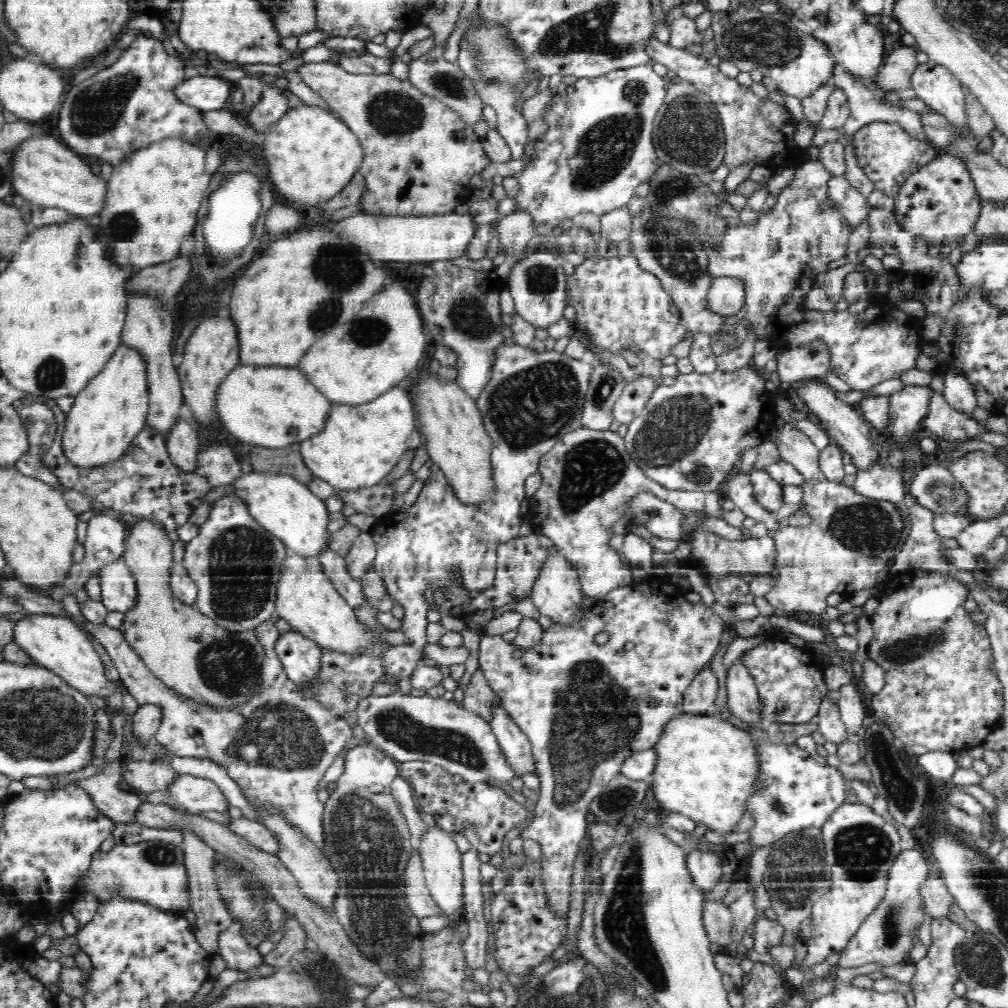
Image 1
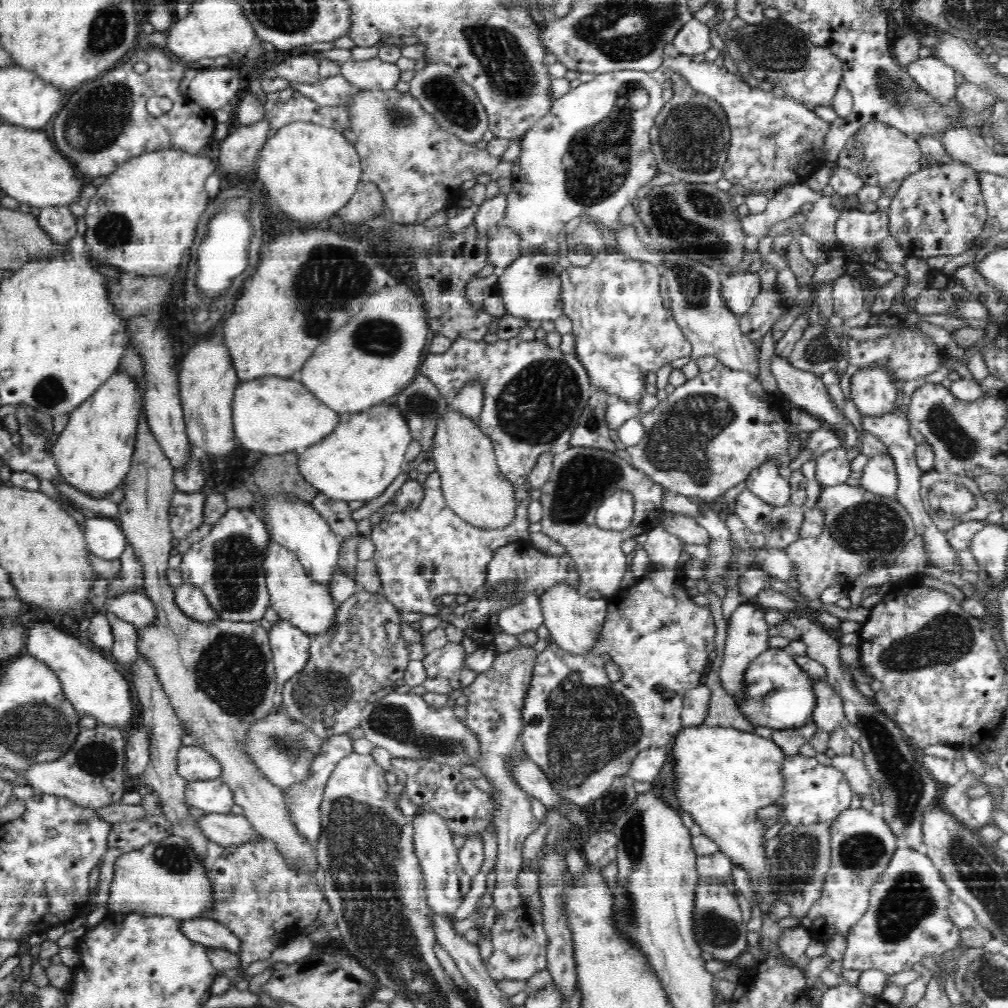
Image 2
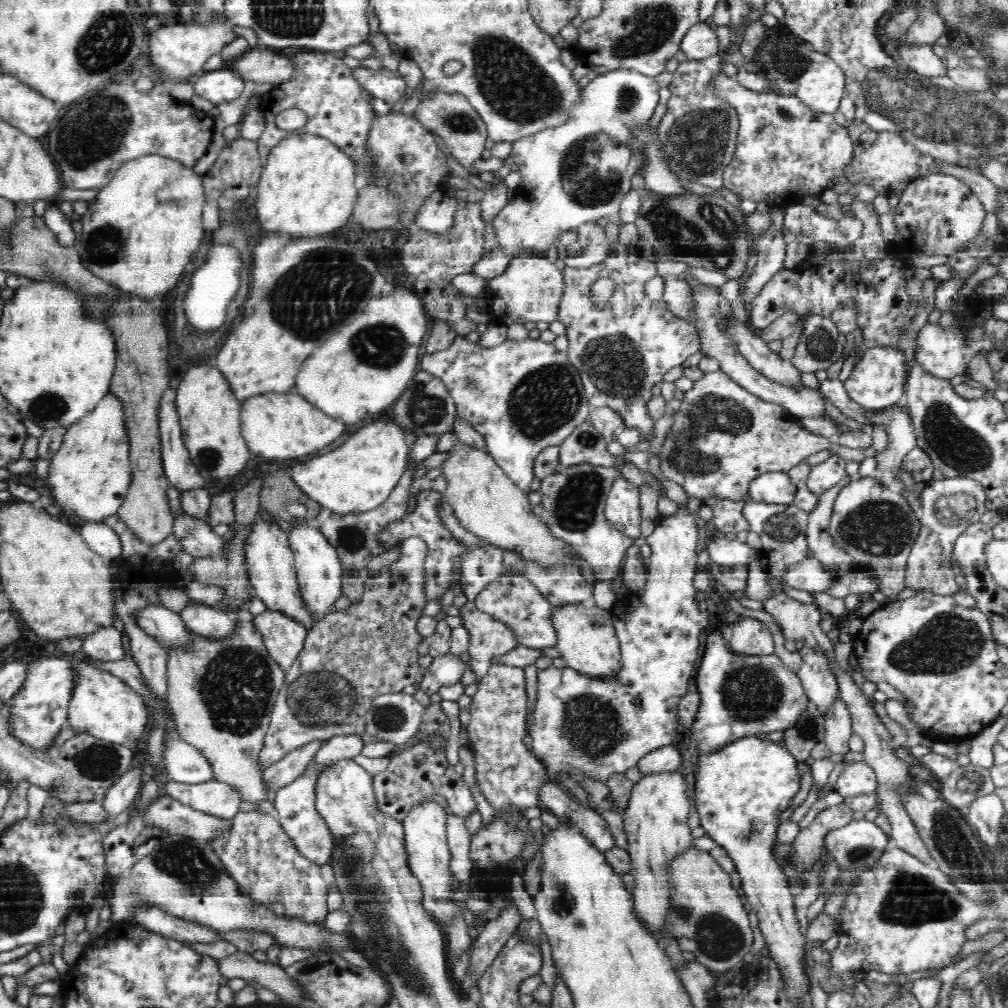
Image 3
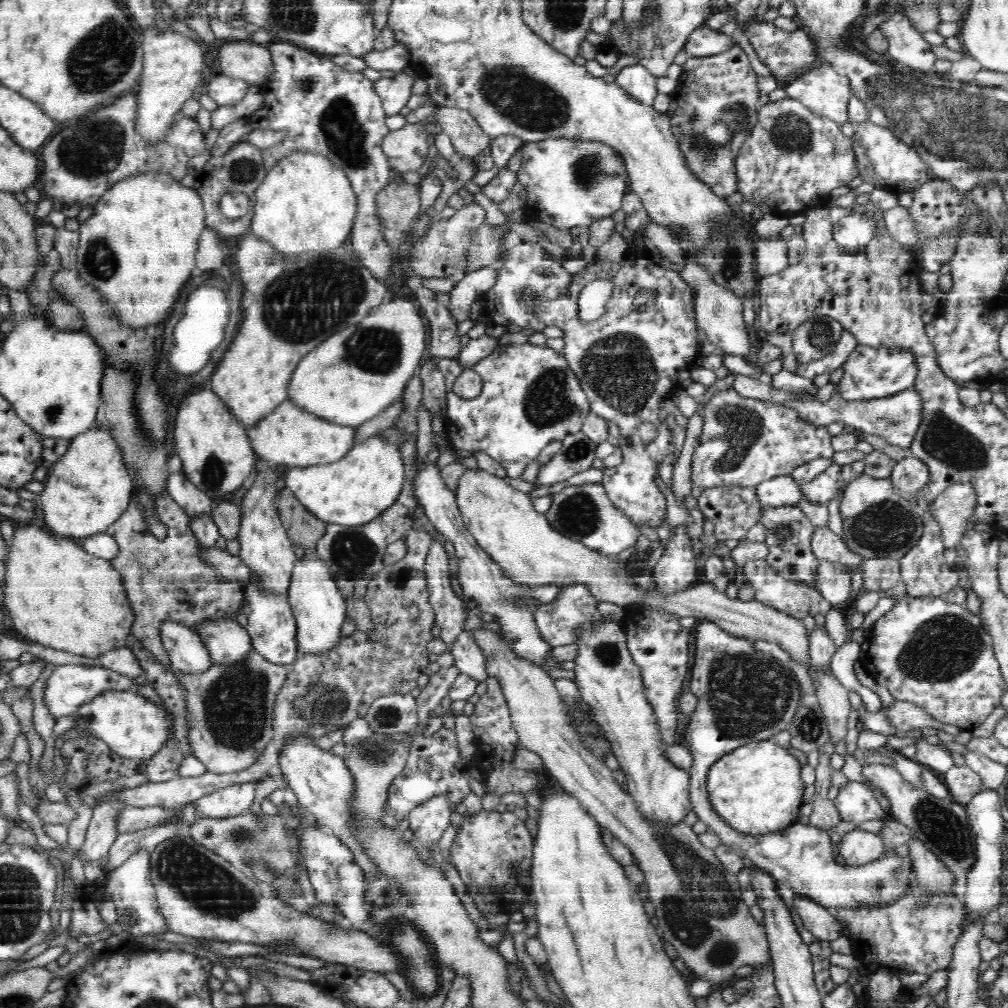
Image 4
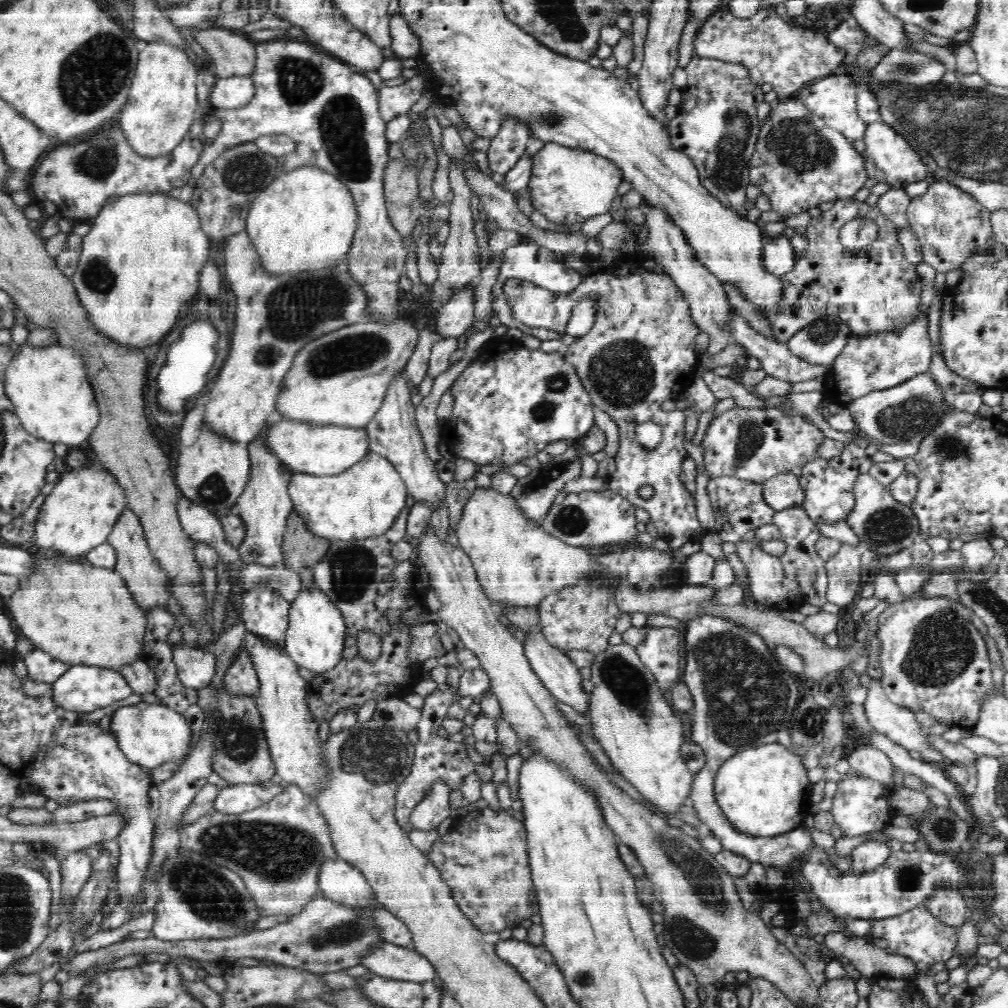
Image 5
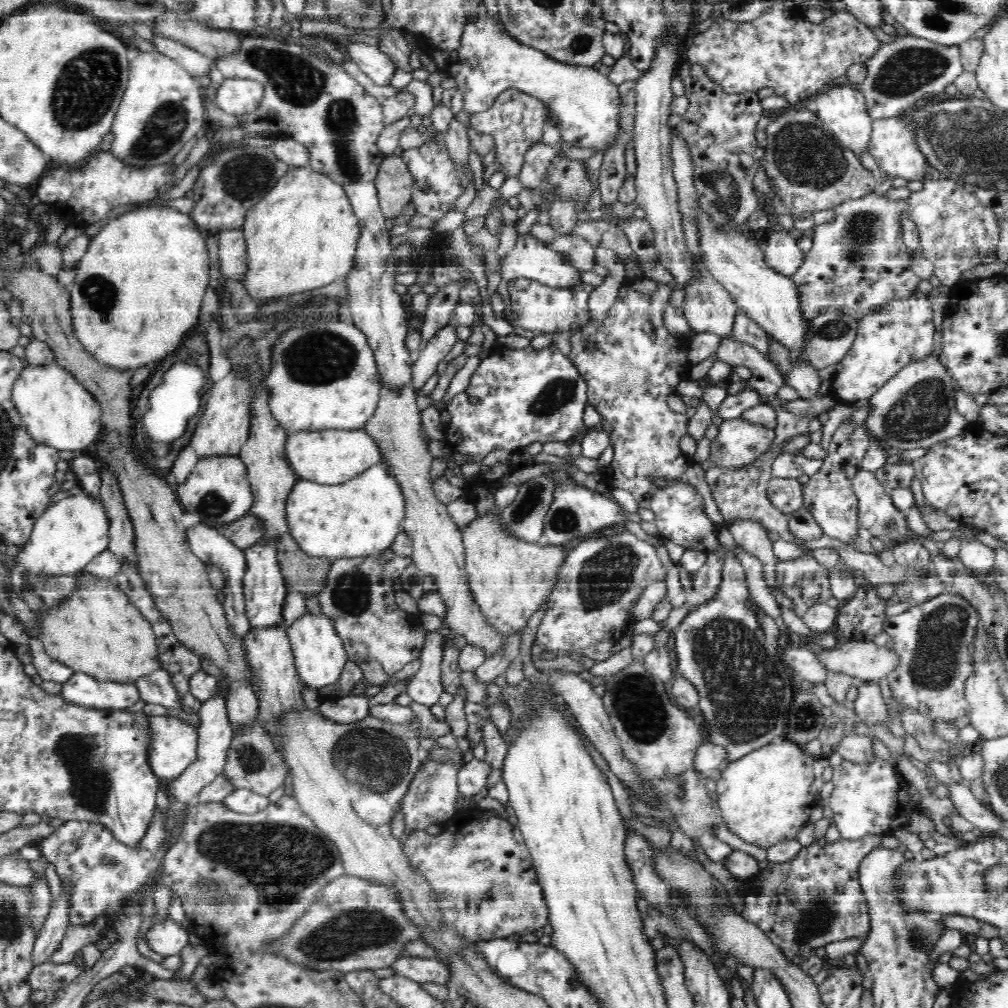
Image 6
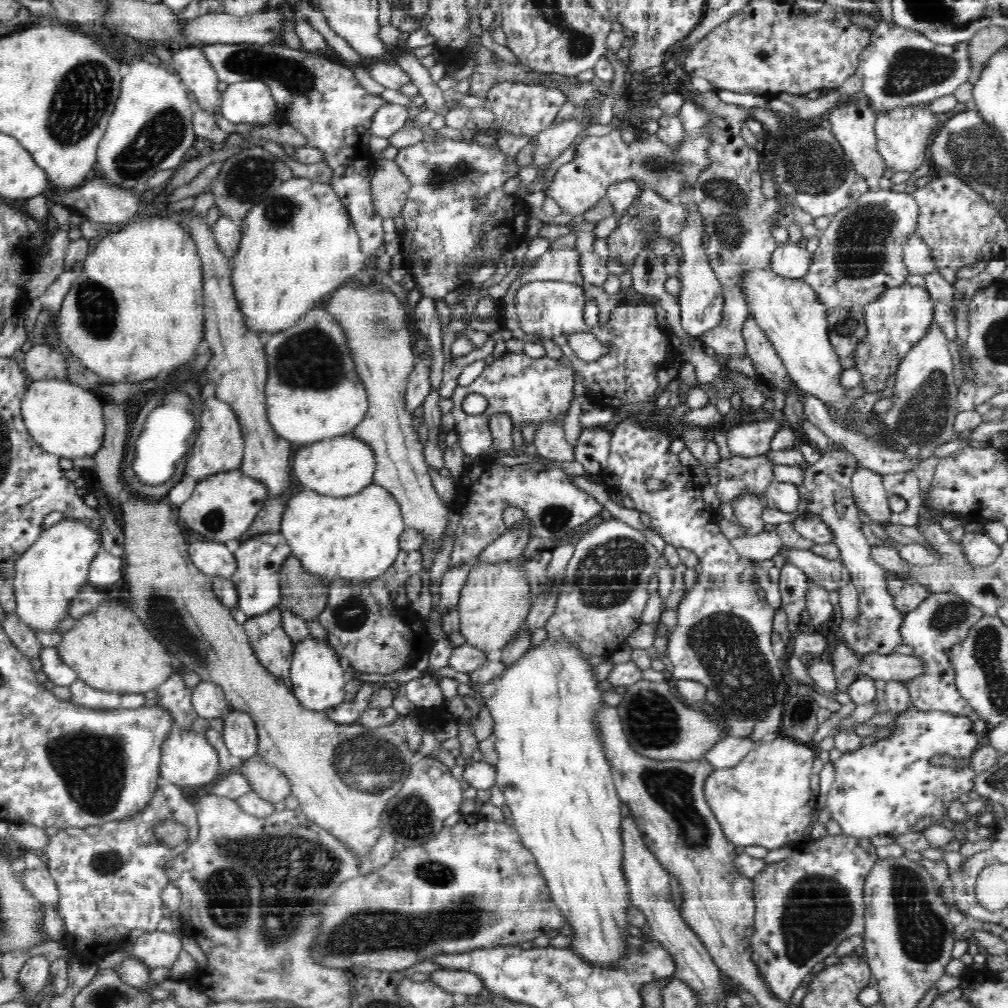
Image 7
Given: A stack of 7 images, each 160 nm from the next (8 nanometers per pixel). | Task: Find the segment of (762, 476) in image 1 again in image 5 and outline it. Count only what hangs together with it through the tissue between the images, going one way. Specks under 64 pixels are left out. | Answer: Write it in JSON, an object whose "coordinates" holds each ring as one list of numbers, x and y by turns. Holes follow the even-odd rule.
{"coordinates":[[792,473,773,476,761,484,764,500,775,511,802,506,805,499,804,485]]}

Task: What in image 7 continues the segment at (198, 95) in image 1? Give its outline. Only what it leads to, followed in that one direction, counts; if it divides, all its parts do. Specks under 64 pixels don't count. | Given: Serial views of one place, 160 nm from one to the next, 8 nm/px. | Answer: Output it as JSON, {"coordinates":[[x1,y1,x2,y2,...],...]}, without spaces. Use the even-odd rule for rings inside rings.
{"coordinates":[[260,80,237,81,220,94,223,116,233,123,267,125,278,117,271,90]]}

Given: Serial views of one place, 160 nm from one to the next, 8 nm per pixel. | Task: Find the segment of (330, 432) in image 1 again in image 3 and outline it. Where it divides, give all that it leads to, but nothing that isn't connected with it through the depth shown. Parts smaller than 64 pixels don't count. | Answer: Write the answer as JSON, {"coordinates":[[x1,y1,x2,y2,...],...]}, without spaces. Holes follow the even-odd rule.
{"coordinates":[[378,414,364,419,359,429,334,450,292,466,296,484,321,506,334,512,364,512,378,508,398,484,410,464,406,430]]}

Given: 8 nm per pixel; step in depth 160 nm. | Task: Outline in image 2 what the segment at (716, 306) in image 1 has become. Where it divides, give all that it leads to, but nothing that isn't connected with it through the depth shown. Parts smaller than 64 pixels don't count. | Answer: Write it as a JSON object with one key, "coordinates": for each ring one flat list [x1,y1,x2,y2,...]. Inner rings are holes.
{"coordinates":[[755,275,722,276,720,293,724,307,734,315,745,314,760,294,760,286]]}

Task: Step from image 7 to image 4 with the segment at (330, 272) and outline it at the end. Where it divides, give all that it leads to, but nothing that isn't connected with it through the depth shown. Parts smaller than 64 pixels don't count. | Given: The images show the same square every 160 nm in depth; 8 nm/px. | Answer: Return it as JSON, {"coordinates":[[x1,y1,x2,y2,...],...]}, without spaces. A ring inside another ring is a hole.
{"coordinates":[[294,148,292,152,284,153,276,160,276,164,267,171,264,180,256,188,248,220,252,234,267,240,280,252,297,254,308,250,330,250,347,242,356,217,357,196,346,169,330,156,315,152,315,149]]}

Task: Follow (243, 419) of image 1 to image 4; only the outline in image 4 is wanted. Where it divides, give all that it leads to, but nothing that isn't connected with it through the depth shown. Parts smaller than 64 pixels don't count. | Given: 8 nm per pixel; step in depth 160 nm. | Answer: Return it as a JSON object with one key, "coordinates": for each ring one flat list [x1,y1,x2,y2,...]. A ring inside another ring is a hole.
{"coordinates":[[289,398,278,404,276,409,265,414,261,420,245,427,245,431,255,456,280,467,286,465,302,467,338,460,356,443,353,439,355,429,352,426,343,426,322,419,312,412,304,411]]}

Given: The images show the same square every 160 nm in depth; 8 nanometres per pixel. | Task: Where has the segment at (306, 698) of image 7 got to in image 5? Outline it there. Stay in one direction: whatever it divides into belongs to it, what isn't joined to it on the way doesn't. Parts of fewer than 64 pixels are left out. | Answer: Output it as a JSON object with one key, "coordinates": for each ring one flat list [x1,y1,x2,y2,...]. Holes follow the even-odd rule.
{"coordinates":[[313,583,310,588,300,584,296,590,296,596,293,597,289,608,289,627,287,630,287,642,284,651,299,666,303,666,310,672,324,672,338,664,344,650,344,639,347,635,347,623,343,612,338,605,318,584]]}

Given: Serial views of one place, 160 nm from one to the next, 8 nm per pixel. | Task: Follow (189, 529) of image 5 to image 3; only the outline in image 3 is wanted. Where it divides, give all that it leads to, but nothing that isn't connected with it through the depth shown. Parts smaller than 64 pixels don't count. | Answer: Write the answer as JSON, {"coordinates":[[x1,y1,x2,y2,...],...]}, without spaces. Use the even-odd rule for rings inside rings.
{"coordinates":[[158,400,158,434,161,442,163,467,171,485,179,490,190,490,204,485,204,477,192,462,183,437,180,413,175,402]]}

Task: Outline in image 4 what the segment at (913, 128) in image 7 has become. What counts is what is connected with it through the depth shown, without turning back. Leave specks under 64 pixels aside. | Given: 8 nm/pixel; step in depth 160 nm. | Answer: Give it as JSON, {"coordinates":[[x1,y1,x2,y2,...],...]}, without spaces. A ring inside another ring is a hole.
{"coordinates":[[858,122,853,132,850,145,855,154,858,176,862,182,874,184,898,197,899,194,910,192,922,186,931,176,929,166,922,157,904,141,900,140,889,128,882,128,868,122]]}

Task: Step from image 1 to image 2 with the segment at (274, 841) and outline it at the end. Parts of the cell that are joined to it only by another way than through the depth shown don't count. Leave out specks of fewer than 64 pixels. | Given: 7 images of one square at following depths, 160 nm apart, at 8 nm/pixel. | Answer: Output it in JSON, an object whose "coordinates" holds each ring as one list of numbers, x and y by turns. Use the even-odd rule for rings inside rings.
{"coordinates":[[207,813,198,820,204,835,223,847,256,844,264,839,245,815]]}

